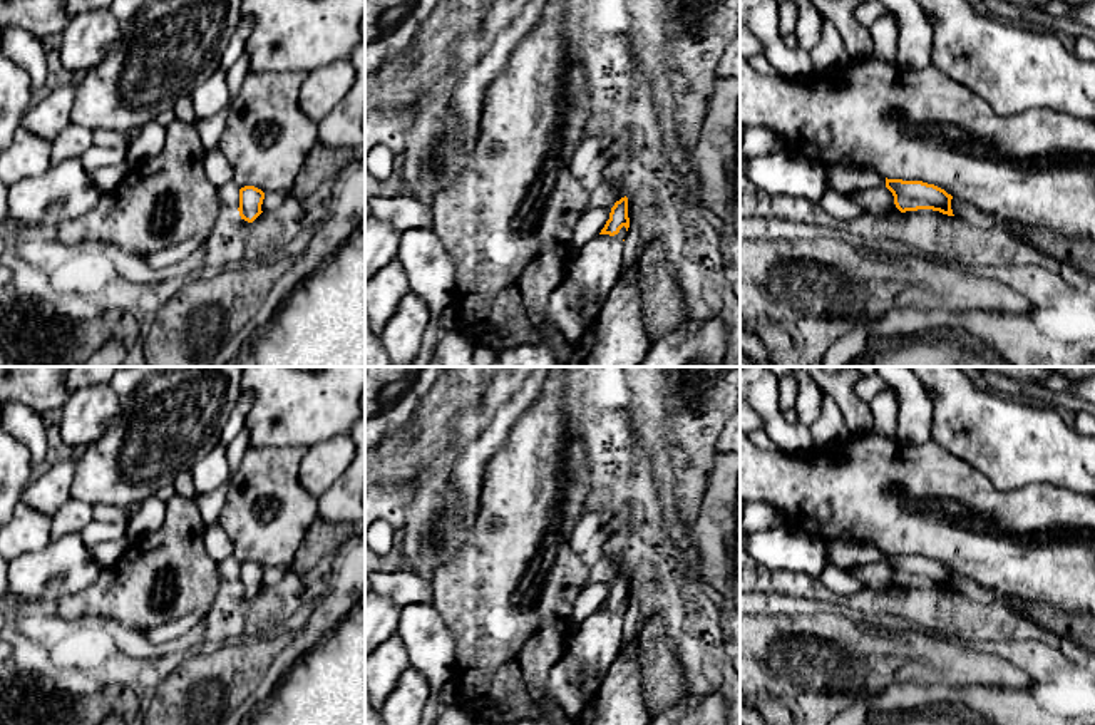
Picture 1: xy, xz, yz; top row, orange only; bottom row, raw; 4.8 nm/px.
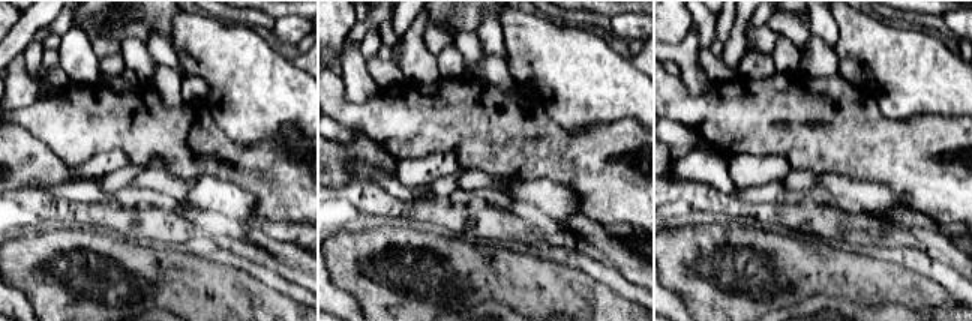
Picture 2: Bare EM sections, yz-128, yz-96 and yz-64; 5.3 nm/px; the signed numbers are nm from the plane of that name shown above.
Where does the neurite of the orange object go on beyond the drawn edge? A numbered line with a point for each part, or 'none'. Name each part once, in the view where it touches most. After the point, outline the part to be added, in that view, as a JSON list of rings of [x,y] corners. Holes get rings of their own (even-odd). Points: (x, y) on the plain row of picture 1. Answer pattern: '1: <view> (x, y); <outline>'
1: xz (595, 643); [[[623,601],[614,611],[598,609],[578,621],[563,658],[549,671],[548,695],[571,720],[584,710],[621,653],[625,611]]]

